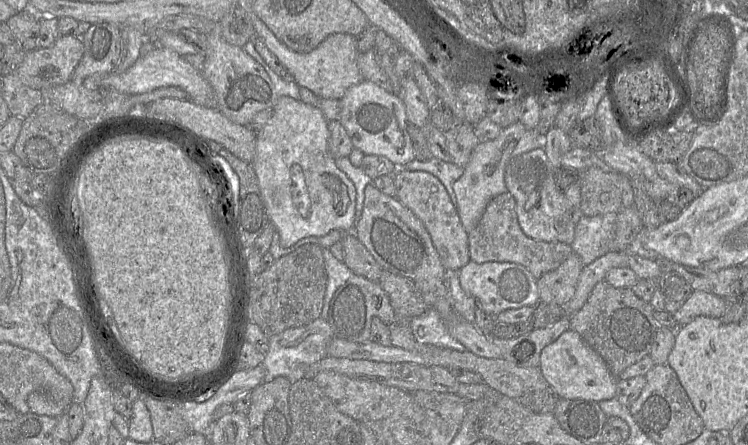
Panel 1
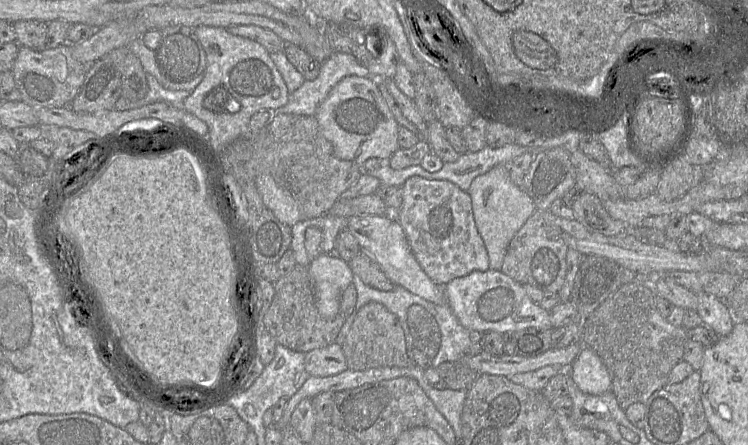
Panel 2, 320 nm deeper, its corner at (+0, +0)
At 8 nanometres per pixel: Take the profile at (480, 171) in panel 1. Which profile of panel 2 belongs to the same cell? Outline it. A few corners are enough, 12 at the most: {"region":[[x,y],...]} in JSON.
{"region":[[536,154],[522,187],[509,165],[467,191],[489,268],[536,209],[576,186],[571,154]]}

